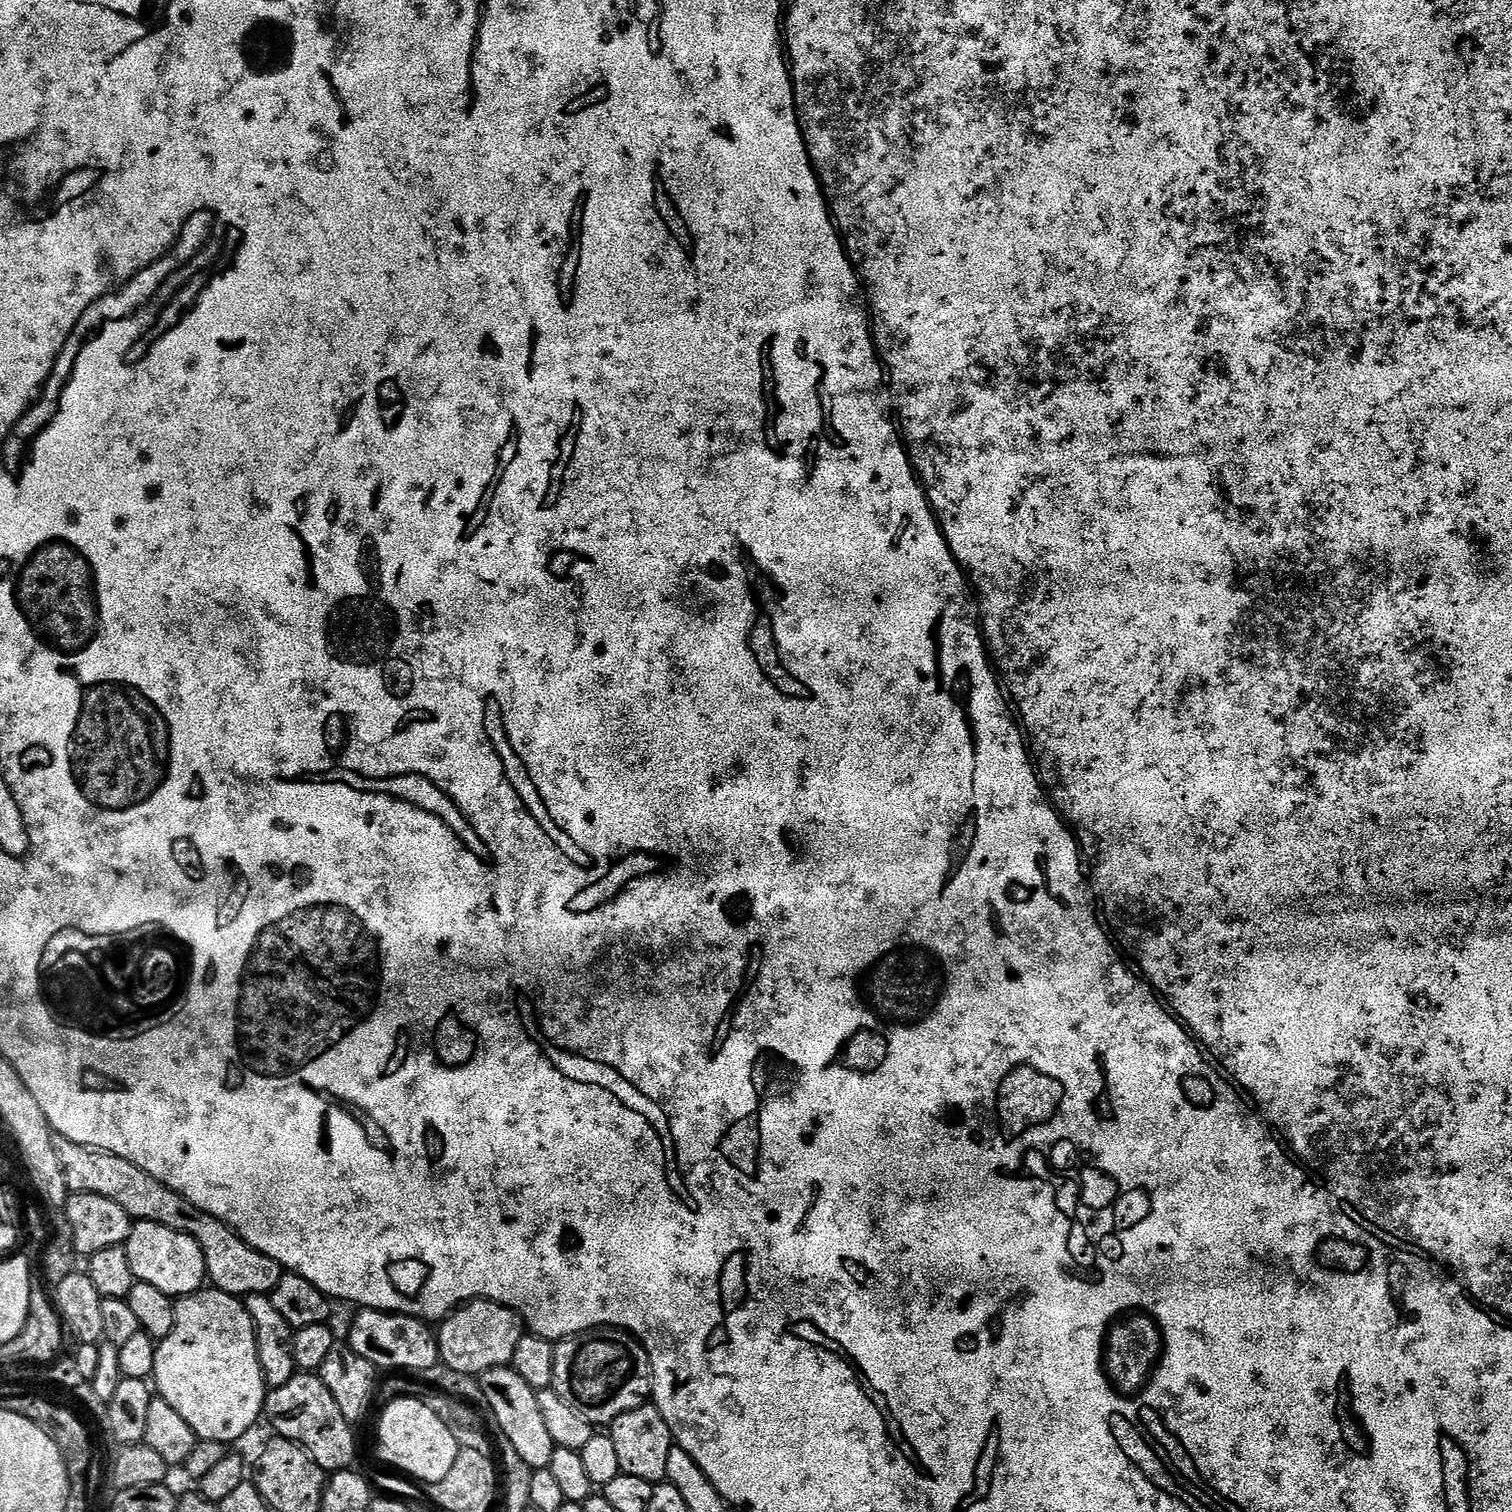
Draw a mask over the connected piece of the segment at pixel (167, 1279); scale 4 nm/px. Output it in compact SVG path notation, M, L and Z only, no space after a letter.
M137 1220L127 1242L130 1270L134 1270L137 1281L155 1286L162 1294L173 1298L193 1296L205 1287L208 1271L202 1250L194 1238L178 1230L170 1230L161 1224Z

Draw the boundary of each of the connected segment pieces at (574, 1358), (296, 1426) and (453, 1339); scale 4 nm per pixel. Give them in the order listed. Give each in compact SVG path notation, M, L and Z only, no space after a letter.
M594 1328L555 1341L552 1391L594 1426L610 1426L626 1410L638 1410L652 1394L652 1363L643 1344L618 1328Z
M297 1374L286 1382L286 1386L271 1389L264 1397L263 1415L268 1416L277 1437L293 1440L308 1451L308 1455L326 1474L342 1472L353 1467L356 1460L356 1436L353 1425L342 1418L334 1394L316 1374Z
M469 1300L467 1304L445 1316L439 1325L440 1358L442 1363L450 1366L450 1370L479 1377L486 1370L509 1367L514 1358L514 1349L524 1335L525 1325L514 1309L493 1300Z

